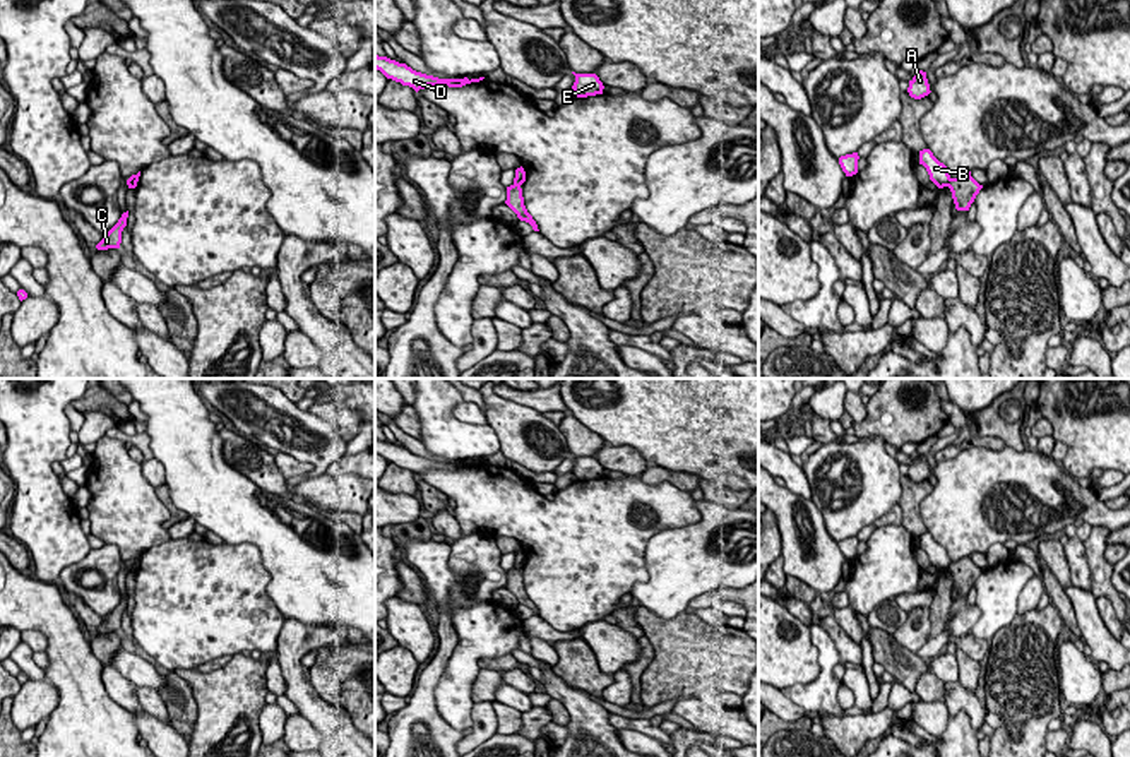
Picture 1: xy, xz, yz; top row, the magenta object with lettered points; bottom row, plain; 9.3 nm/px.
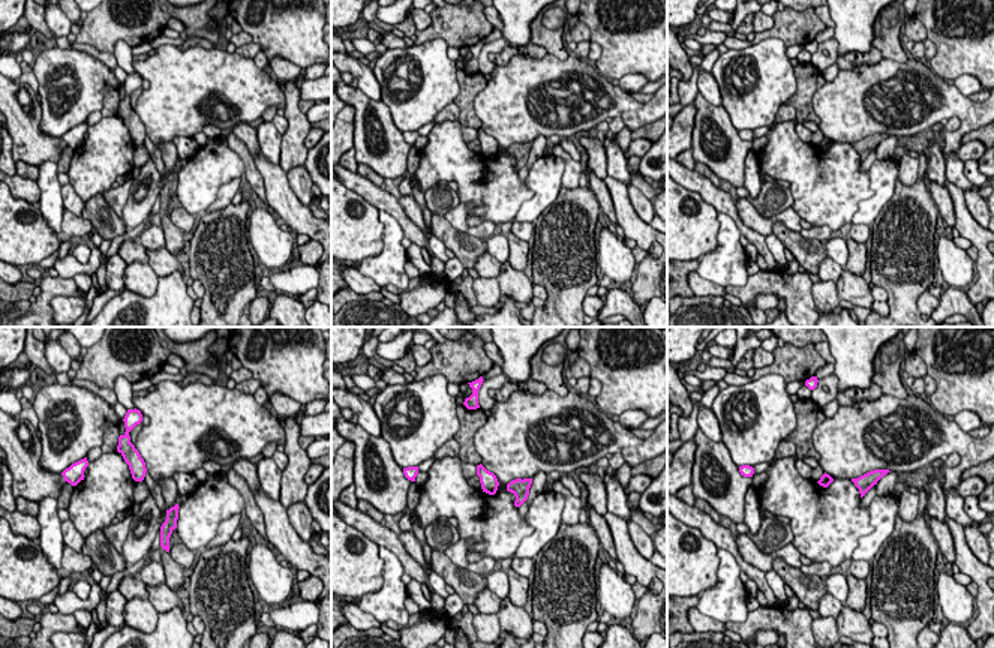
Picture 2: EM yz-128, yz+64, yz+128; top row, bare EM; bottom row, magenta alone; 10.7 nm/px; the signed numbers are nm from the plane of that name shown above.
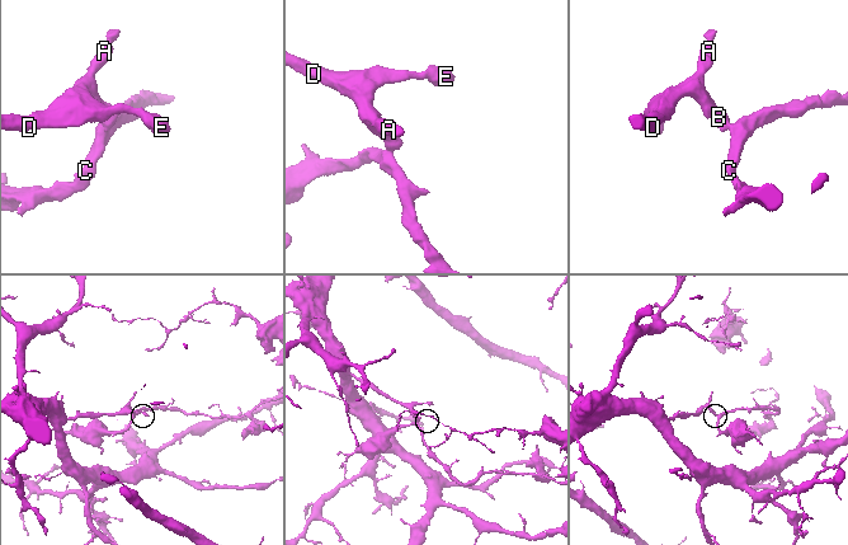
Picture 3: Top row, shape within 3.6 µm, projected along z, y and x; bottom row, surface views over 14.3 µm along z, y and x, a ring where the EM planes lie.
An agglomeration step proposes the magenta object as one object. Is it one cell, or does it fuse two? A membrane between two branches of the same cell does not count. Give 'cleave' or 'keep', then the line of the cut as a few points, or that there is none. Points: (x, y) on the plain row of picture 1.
cleave | yz (951, 562), (945, 569)

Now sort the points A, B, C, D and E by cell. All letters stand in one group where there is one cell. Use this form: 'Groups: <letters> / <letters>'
Groups: A B D E / C

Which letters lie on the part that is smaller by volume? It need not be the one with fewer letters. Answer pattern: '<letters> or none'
C

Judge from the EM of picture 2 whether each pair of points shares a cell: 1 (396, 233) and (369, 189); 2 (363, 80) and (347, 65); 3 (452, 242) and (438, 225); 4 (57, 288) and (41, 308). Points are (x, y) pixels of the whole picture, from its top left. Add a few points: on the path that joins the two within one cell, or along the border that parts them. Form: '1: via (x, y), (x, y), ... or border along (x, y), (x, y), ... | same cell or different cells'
1: border along (380, 209), (386, 210), (398, 222), (405, 236) | different cells
2: via (360, 75), (351, 66) | same cell
3: via (450, 237), (443, 230) | same cell
4: via (53, 291), (42, 303) | same cell

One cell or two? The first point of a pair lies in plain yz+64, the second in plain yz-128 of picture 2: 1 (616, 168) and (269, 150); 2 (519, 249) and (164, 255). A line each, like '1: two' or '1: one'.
1: one
2: two

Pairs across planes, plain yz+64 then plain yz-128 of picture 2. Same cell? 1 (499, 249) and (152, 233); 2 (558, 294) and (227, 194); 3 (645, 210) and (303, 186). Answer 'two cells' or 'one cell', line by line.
1: one cell
2: two cells
3: one cell

